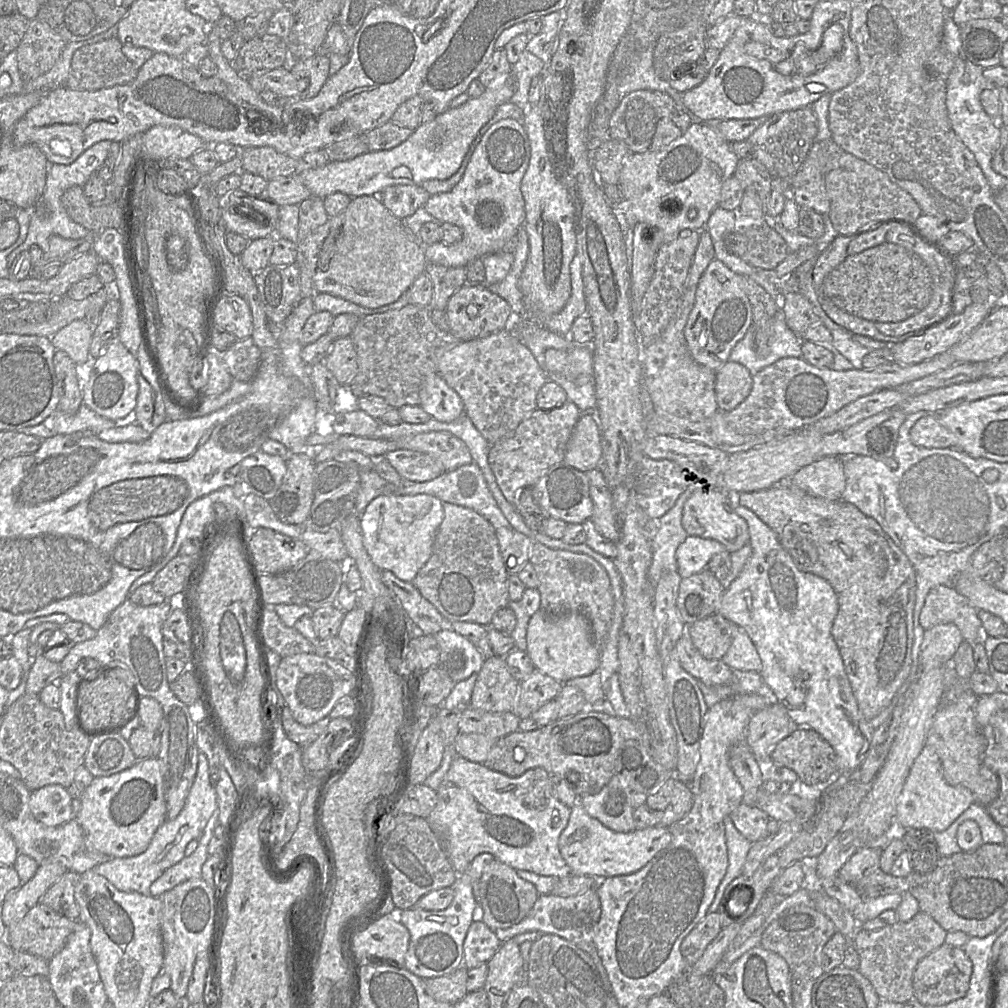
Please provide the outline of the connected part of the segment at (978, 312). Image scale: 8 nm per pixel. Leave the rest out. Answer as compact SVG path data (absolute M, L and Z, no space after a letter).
M971 303L961 313L950 313L941 322L927 328L922 333L916 333L907 340L890 346L893 362L900 365L914 365L933 358L936 355L948 351L952 346L971 334L994 309L993 305L985 303Z

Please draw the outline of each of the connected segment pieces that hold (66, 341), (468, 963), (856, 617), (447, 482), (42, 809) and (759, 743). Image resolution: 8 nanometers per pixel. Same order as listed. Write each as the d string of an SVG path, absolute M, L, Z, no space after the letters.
M84 319L72 321L51 337L56 350L68 354L75 364L83 364L89 358L89 347L93 332Z
M482 920L471 923L463 942L463 965L467 969L487 963L501 946L495 931Z
M787 481L768 489L742 492L730 497L738 505L751 510L775 532L780 545L798 570L825 579L833 588L838 611L831 634L842 657L858 709L868 722L871 721L891 703L910 672L917 587L911 562L873 518L843 500L830 501L813 496Z
M472 462L458 467L455 470L447 471L438 477L425 481L402 481L400 485L396 485L396 489L387 491L386 493L396 493L402 495L428 494L440 499L443 503L452 503L474 510L486 520L488 520L495 529L501 527L511 527L503 512L498 507L492 493L490 492L487 482L480 468L476 463Z
M59 784L46 785L31 792L29 808L34 818L49 827L74 819L72 798Z
M775 701L753 714L744 741L764 765L769 763L775 746L797 728L785 708Z

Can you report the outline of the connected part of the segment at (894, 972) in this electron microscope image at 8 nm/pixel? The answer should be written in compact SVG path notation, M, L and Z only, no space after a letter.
M921 911L907 922L897 921L878 930L860 928L855 936L855 947L860 958L858 971L871 982L881 1000L907 1002L914 998L913 974L917 964L944 944L946 935L946 930Z

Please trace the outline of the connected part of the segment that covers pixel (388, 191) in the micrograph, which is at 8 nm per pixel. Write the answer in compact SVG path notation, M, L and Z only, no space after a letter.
M391 185L378 195L382 204L400 220L423 207L430 194L418 185Z

